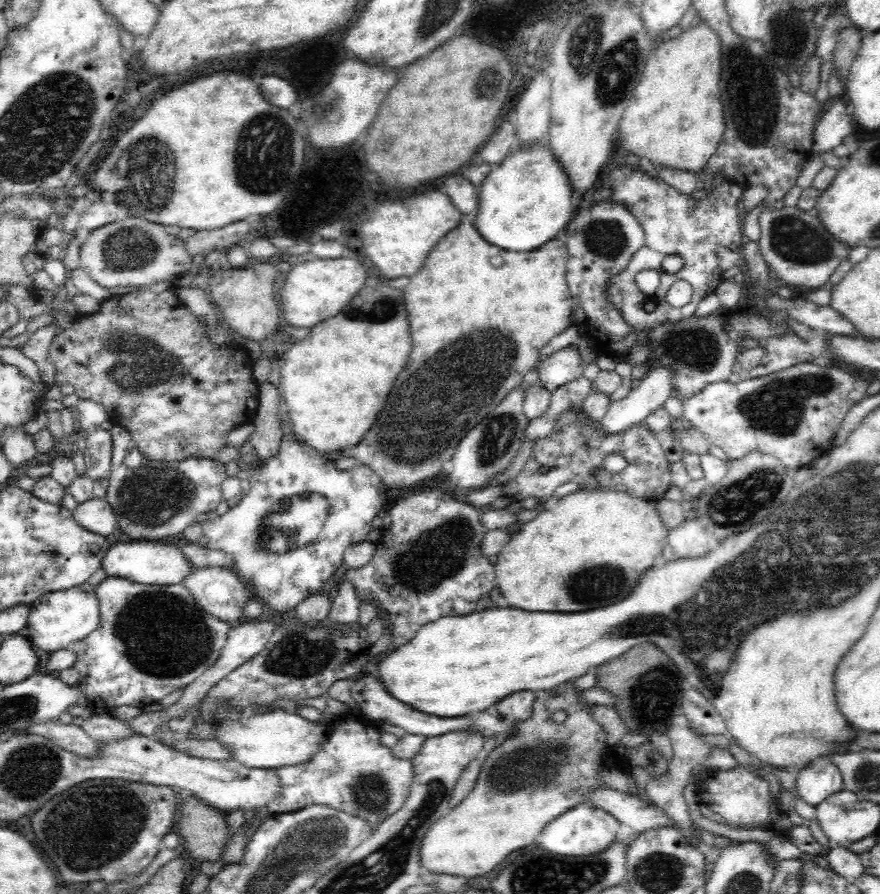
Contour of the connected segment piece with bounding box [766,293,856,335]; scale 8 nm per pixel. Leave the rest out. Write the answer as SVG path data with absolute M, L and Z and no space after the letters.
M776 293L766 302L768 307L784 309L794 319L813 329L826 331L834 335L844 335L847 332L856 333L856 330L841 314L838 314L829 304L820 306L800 296L782 300Z

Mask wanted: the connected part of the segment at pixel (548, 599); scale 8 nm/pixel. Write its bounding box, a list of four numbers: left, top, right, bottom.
[494,490,667,612]

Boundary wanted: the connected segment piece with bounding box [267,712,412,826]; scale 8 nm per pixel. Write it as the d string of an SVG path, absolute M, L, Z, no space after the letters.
M353 712L341 715L338 722L330 722L326 738L309 759L276 768L282 796L267 805L271 816L318 804L347 812L376 826L394 814L408 796L412 765L411 760L393 758L391 749L380 743L380 733L368 718Z

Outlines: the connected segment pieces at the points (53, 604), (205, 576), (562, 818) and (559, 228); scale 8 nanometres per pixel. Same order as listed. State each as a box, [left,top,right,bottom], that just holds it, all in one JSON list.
[[24,581,101,653],[184,567,254,623],[534,804,620,856],[474,147,573,252]]

